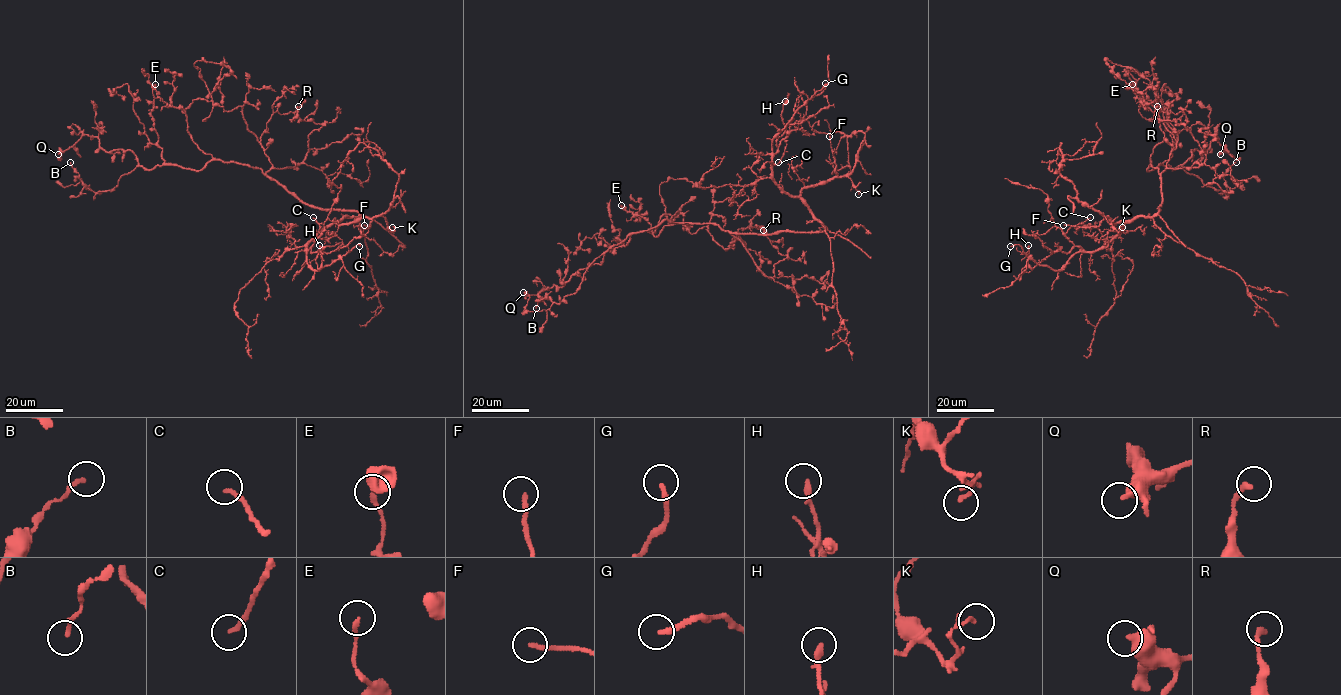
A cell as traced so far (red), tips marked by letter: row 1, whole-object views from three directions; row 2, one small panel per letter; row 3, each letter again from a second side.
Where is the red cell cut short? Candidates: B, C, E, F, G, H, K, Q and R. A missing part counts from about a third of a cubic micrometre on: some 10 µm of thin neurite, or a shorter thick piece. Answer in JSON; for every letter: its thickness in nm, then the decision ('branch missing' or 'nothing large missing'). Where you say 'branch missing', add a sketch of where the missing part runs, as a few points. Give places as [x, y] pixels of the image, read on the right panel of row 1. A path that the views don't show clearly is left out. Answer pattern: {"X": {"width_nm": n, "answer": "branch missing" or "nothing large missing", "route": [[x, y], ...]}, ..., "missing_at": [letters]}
{"B": {"width_nm": 180, "answer": "nothing large missing"}, "C": {"width_nm": 200, "answer": "nothing large missing"}, "E": {"width_nm": 160, "answer": "nothing large missing"}, "F": {"width_nm": 200, "answer": "nothing large missing"}, "G": {"width_nm": 240, "answer": "branch missing"}, "H": {"width_nm": 240, "answer": "nothing large missing"}, "K": {"width_nm": 120, "answer": "nothing large missing"}, "Q": {"width_nm": 320, "answer": "nothing large missing"}, "R": {"width_nm": 240, "answer": "nothing large missing"}, "missing_at": ["G"]}

